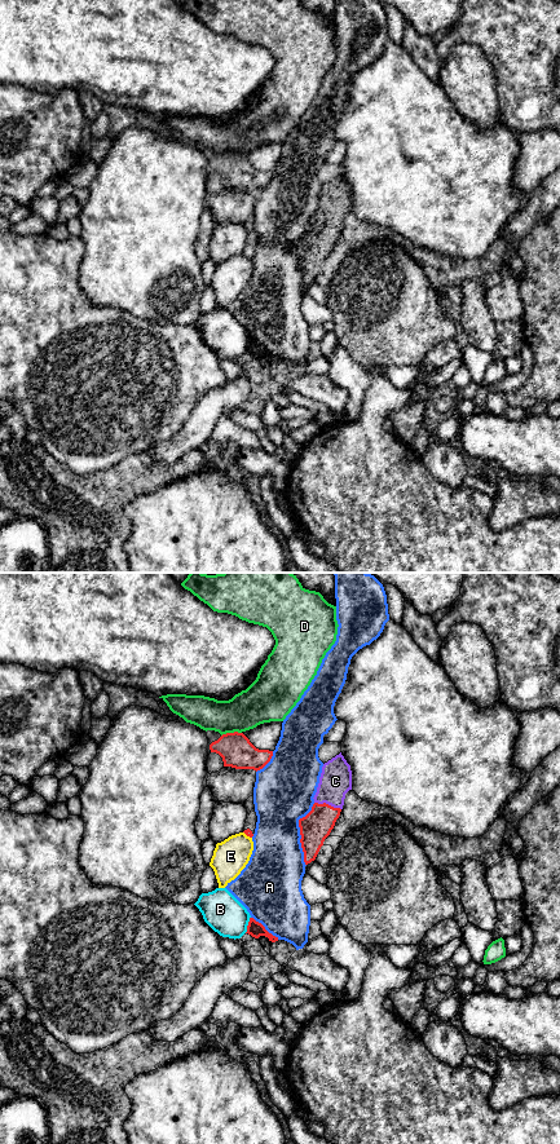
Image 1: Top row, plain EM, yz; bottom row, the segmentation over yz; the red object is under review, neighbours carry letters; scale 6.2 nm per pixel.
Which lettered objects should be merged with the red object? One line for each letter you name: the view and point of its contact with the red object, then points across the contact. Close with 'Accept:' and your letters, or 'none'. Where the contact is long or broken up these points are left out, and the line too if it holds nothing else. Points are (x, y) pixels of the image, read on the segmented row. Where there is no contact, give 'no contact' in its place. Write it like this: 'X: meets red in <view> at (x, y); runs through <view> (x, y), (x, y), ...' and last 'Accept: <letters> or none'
C: meets red in yz at (327, 804); runs through yz (316, 826), (327, 804), (335, 781)
Accept: C

